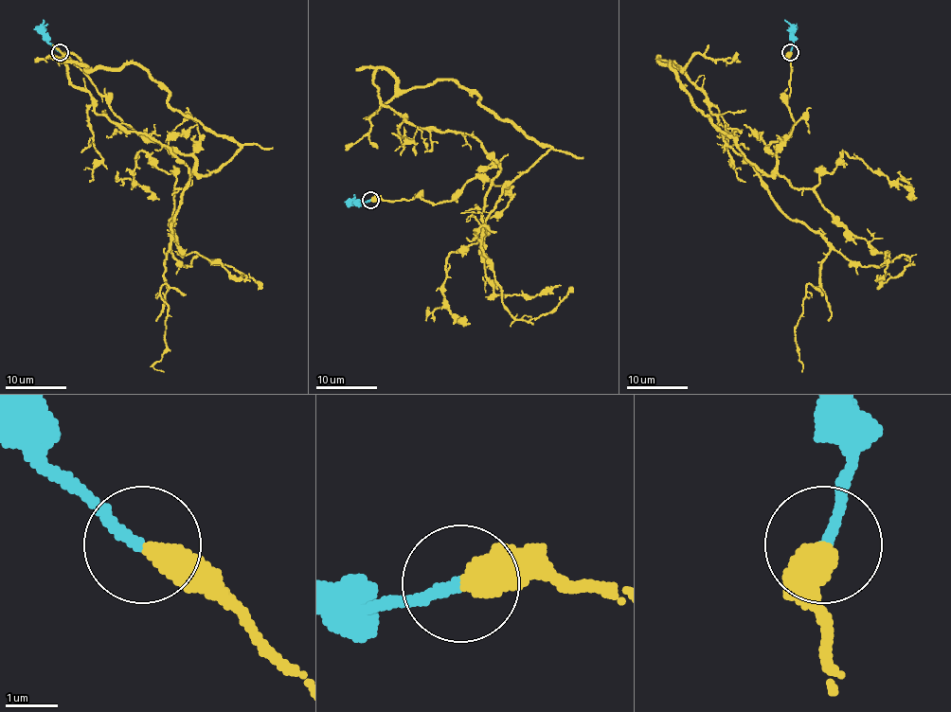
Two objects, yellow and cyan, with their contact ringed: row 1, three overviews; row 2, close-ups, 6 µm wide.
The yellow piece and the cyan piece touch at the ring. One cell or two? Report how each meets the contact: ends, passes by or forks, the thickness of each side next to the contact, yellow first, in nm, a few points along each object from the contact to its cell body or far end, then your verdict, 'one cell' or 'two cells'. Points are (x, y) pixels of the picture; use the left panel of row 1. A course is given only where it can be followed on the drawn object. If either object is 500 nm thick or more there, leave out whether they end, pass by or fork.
yellow ends there; cyan ends there; 480 nm thick on the yellow side, 200 nm on the other; yellow runs (60, 51), (200, 174), (240, 147), (139, 66), (62, 62), (97, 113), (188, 169), (171, 255), (262, 287); cyan runs (60, 51), (48, 41), (43, 19); one cell

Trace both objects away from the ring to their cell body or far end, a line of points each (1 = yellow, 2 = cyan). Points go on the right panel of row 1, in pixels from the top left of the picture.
1: (790, 51), (794, 122), (771, 174), (658, 62), (791, 219), (864, 267), (906, 256), (877, 287)
2: (790, 51), (793, 41), (791, 26), (785, 19)

